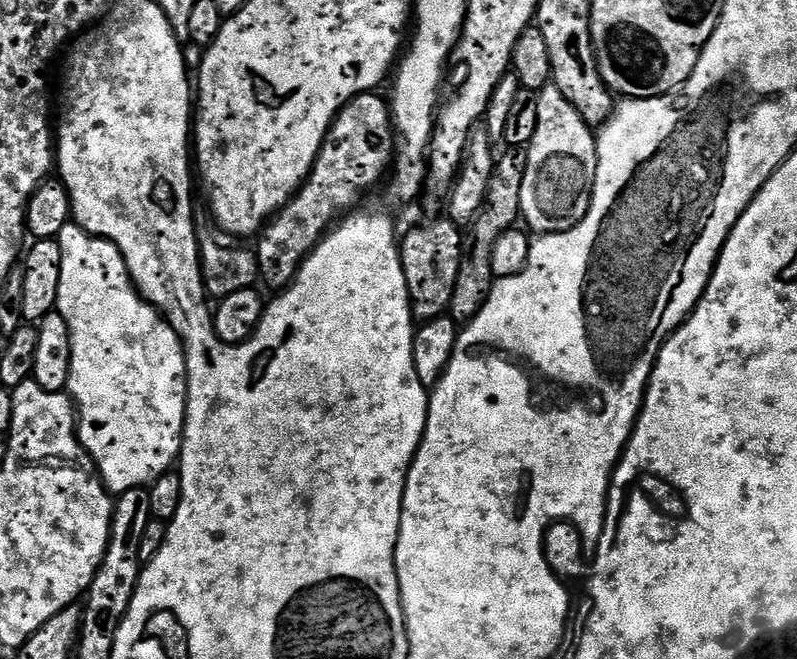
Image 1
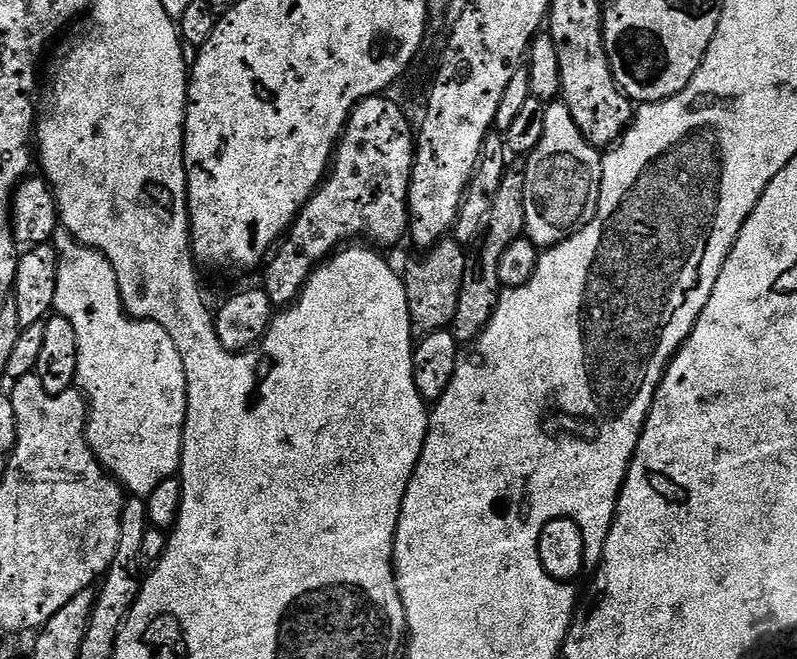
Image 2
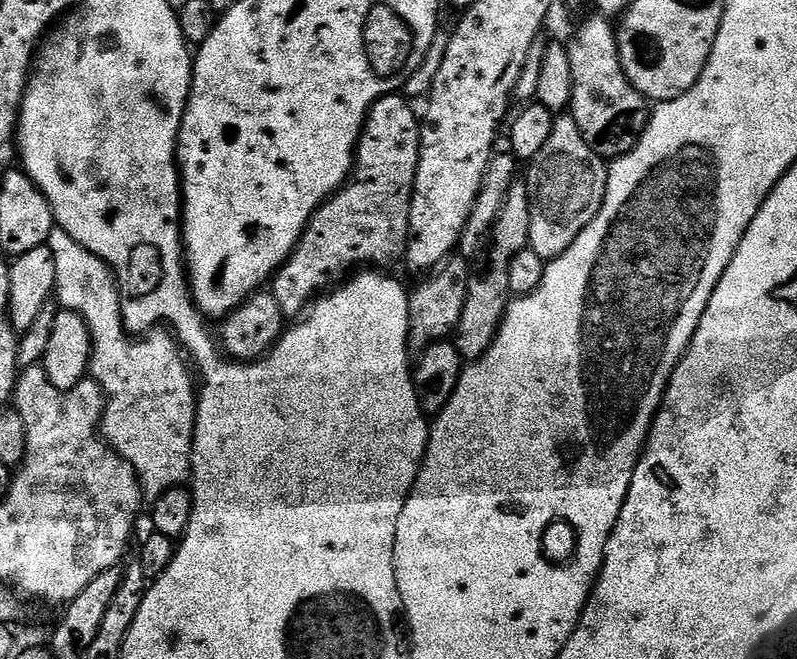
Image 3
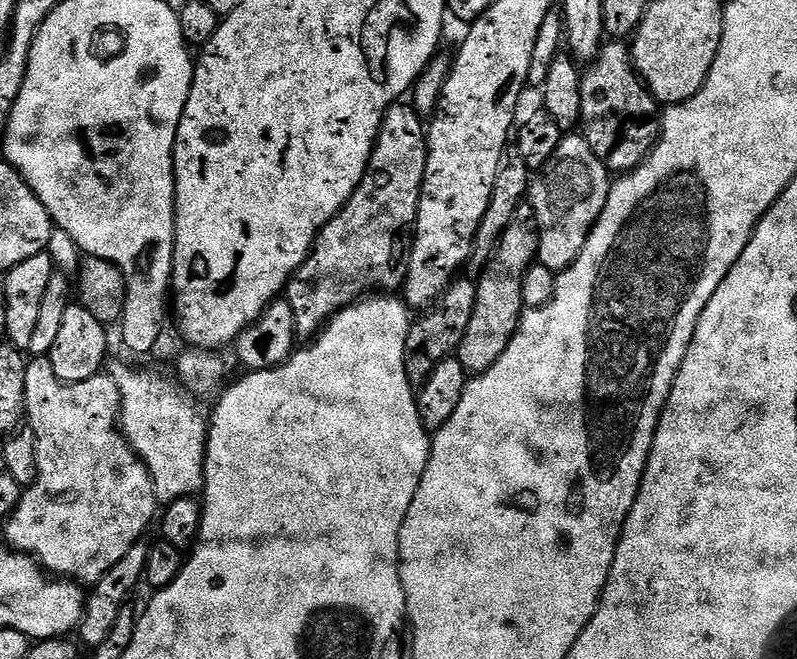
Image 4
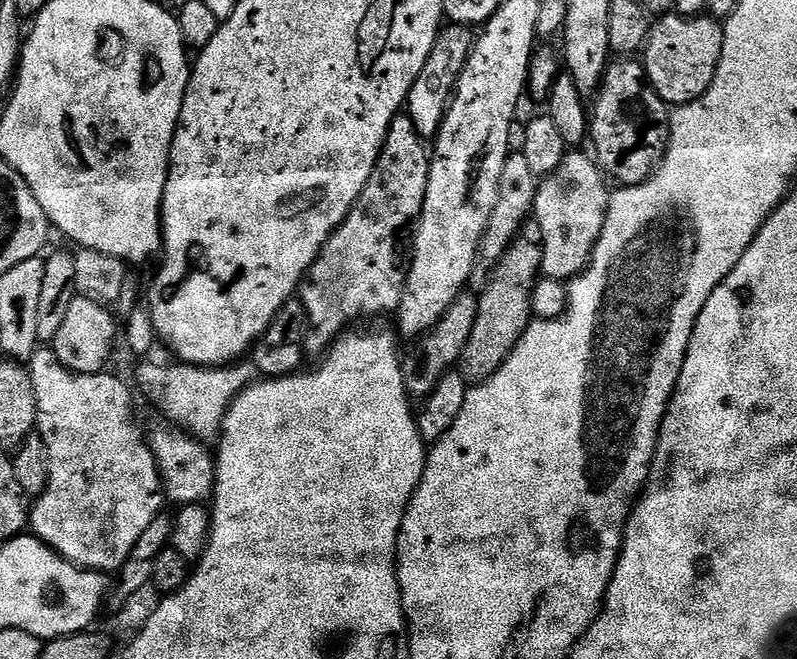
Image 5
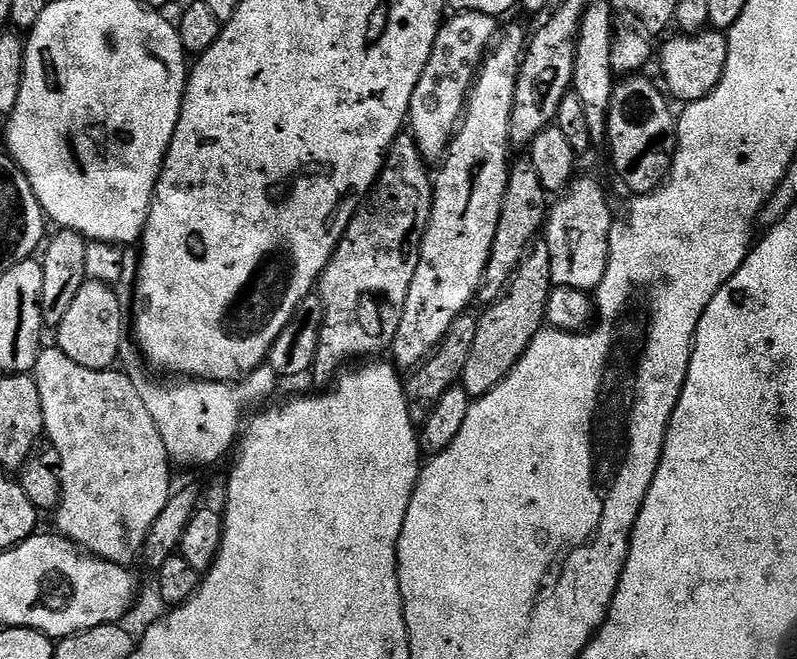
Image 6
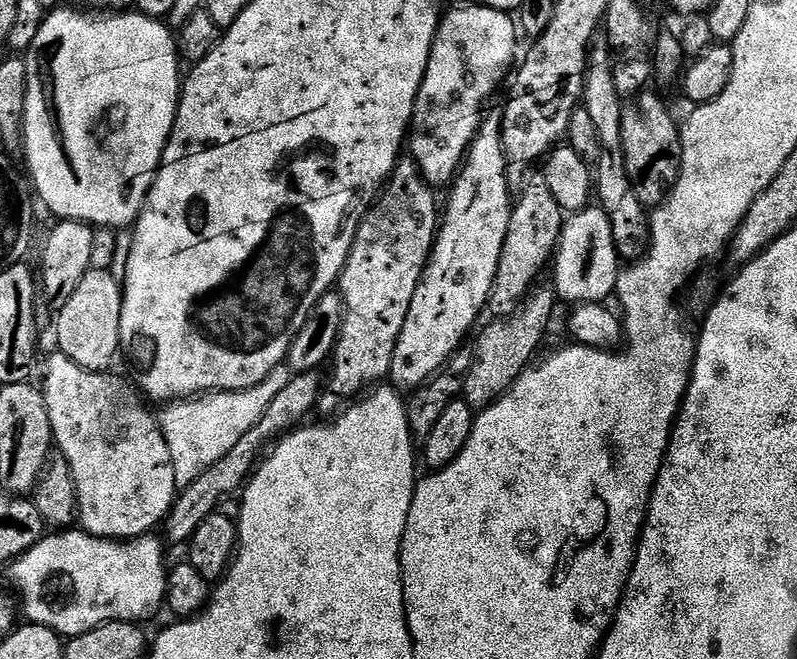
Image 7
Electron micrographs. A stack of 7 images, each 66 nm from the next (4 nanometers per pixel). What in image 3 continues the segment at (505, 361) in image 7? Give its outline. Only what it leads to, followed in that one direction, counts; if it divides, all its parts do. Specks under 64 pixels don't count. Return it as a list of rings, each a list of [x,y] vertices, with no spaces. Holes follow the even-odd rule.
[[[517,178],[510,186],[510,194],[506,194],[506,202],[498,214],[492,227],[490,243],[484,249],[484,255],[475,261],[472,273],[468,279],[466,306],[462,306],[462,318],[454,333],[456,349],[471,362],[480,359],[488,352],[494,338],[500,329],[505,314],[508,312],[510,297],[511,260],[520,251],[528,248],[530,238],[530,198],[528,186],[523,179]]]

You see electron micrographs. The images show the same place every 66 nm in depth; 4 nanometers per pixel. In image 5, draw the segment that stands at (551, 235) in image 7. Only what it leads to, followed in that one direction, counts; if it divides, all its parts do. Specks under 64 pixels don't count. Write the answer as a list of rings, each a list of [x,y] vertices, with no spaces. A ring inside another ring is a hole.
[[[522,150],[509,151],[506,166],[502,166],[502,178],[498,182],[498,202],[494,202],[494,210],[490,214],[490,222],[486,226],[486,234],[480,243],[480,254],[476,258],[476,265],[472,277],[468,279],[468,288],[479,294],[488,284],[488,277],[492,274],[497,262],[506,254],[512,240],[520,233],[520,227],[530,219],[536,207],[536,195],[540,189],[540,180],[530,170],[530,161]]]

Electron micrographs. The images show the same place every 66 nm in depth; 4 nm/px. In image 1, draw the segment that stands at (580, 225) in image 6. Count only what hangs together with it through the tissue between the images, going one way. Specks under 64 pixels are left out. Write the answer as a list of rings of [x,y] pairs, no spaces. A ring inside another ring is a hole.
[[[555,86],[544,88],[538,94],[538,130],[534,130],[534,138],[526,146],[528,161],[526,162],[526,178],[522,178],[522,206],[520,214],[523,223],[528,223],[527,227],[533,233],[543,234],[546,232],[565,232],[582,218],[590,210],[592,201],[592,191],[596,181],[596,171],[598,170],[598,154],[596,153],[596,136],[588,123],[566,102],[566,94],[558,90]]]

